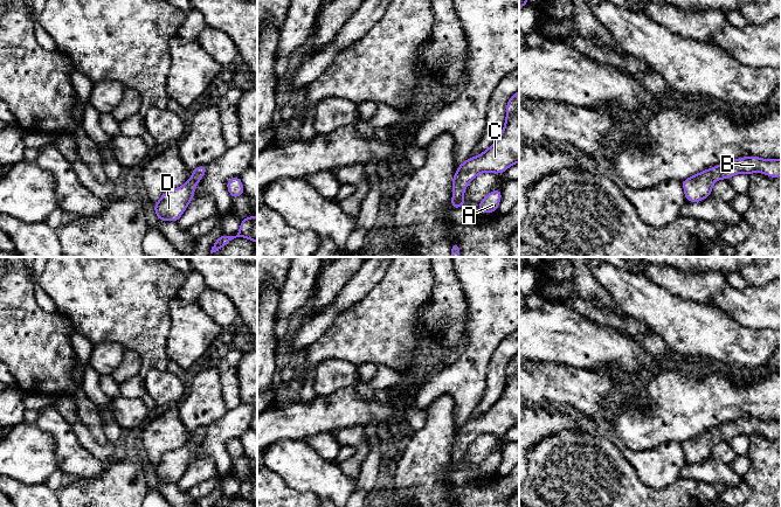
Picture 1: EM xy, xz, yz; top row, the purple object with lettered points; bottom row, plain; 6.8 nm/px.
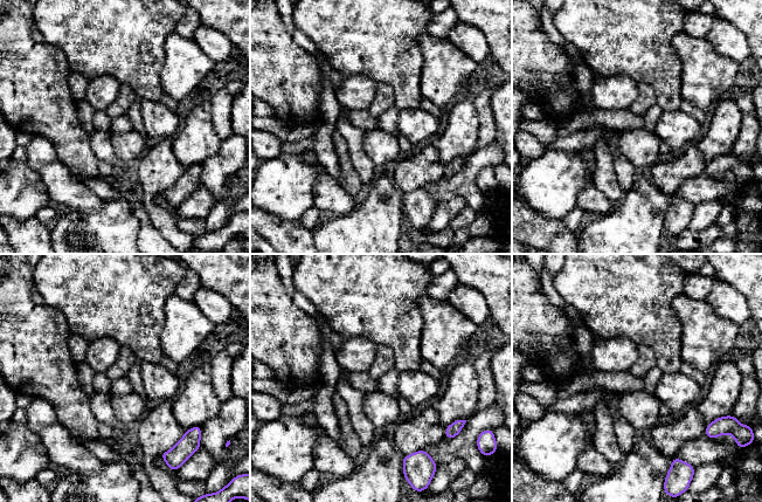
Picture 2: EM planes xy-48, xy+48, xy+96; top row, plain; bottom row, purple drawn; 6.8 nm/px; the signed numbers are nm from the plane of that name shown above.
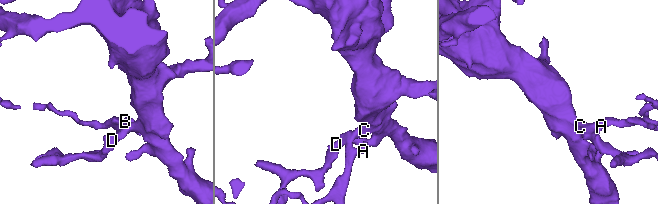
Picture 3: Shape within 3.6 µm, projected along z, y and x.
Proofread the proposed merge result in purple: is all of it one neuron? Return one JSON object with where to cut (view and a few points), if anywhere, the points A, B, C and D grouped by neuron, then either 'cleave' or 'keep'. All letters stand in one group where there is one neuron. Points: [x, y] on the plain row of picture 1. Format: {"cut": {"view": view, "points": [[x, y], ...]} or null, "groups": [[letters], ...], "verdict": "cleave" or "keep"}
{"cut": null, "groups": [["A", "B", "C", "D"]], "verdict": "keep"}

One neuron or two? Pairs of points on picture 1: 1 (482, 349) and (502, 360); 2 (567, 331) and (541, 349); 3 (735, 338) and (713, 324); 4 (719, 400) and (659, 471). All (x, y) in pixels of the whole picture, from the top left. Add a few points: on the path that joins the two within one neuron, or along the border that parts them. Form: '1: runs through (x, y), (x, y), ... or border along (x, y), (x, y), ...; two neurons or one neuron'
1: border along (506, 335), (492, 354), (485, 382); two neurons
2: runs through (561, 334), (557, 334), (547, 344); one neuron
3: runs through (730, 338), (719, 330); one neuron
4: border along (681, 443), (664, 442), (654, 448); two neurons

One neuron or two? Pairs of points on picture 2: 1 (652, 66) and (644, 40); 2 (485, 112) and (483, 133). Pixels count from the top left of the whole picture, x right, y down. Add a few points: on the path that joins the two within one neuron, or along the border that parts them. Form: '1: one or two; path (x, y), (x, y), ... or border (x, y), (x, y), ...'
1: one; path (650, 60), (644, 54), (644, 46)
2: one; path (485, 117), (485, 129)

